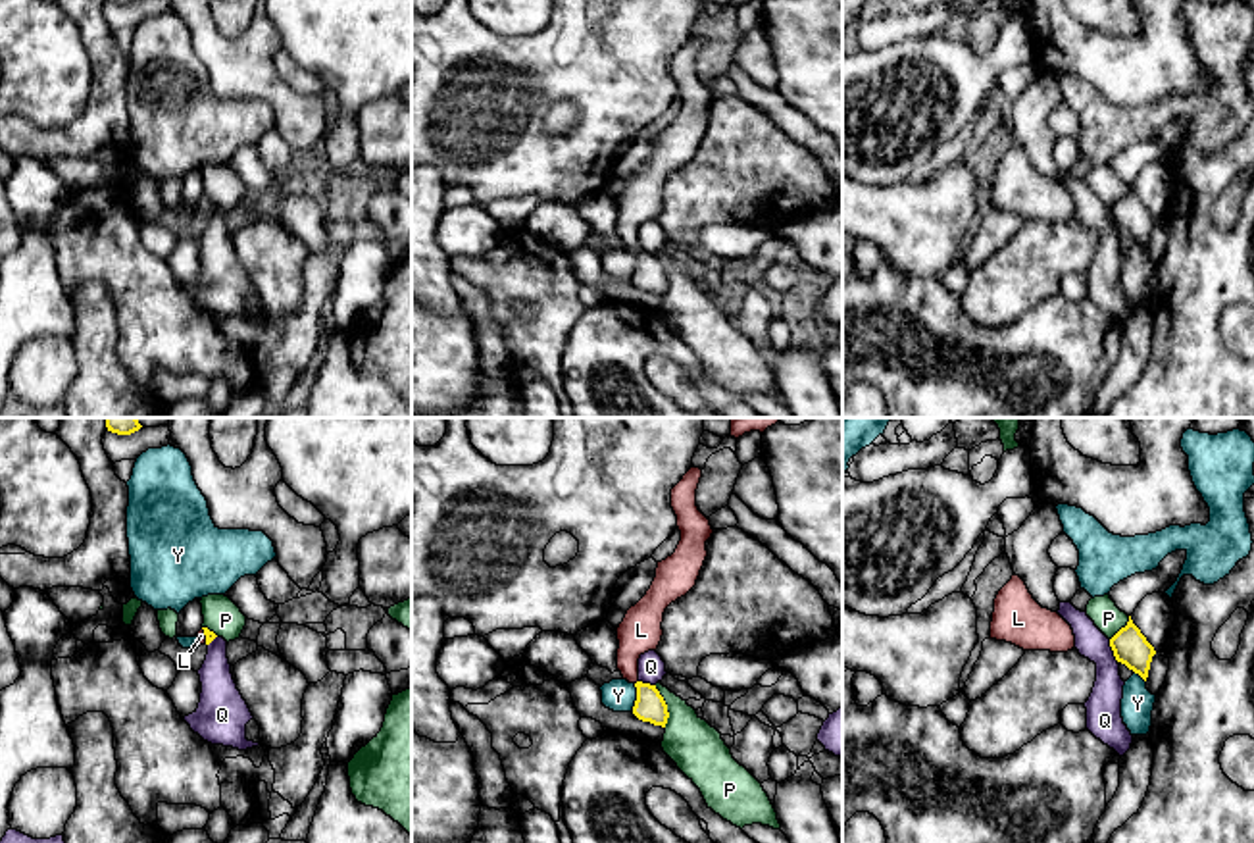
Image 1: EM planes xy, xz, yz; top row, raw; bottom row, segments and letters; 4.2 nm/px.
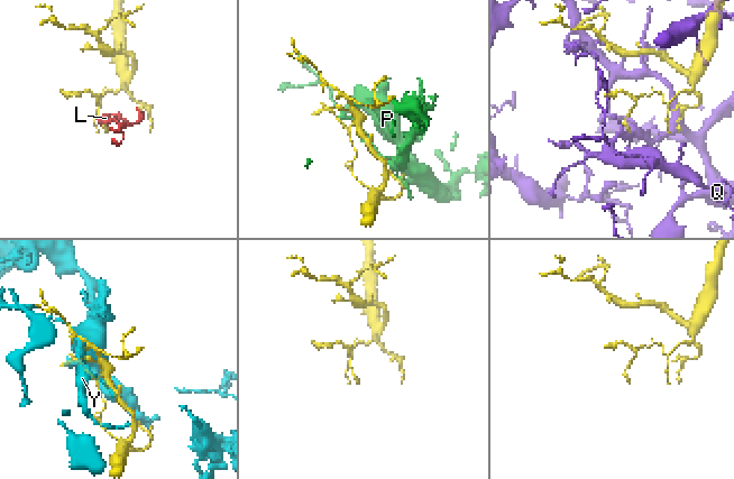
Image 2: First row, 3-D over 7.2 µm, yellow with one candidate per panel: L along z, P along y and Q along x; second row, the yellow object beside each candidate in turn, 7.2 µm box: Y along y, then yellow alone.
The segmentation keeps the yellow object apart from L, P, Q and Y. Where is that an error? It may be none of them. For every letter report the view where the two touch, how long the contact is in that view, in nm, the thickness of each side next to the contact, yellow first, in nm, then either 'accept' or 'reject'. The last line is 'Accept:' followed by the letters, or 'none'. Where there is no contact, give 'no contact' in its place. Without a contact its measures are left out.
L: meets yellow in xy; contact 70 nm long; 50 nm thick on the yellow side, 40 nm on the other; accept
P: meets yellow in xz; contact 180 nm long; 130 nm thick on the yellow side, 220 nm on the other; reject
Q: meets yellow in yz; contact 100 nm long; 150 nm thick on the yellow side, 140 nm on the other; reject
Y: meets yellow in xz; contact 120 nm long; 130 nm thick on the yellow side, 140 nm on the other; reject
Accept: L

